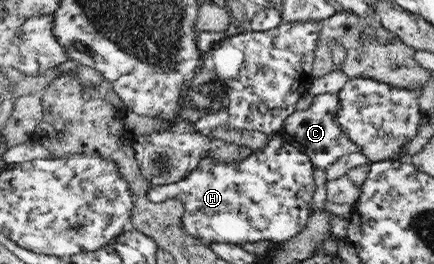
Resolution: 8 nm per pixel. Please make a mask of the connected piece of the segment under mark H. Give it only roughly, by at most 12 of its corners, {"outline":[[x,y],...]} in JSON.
{"outline":[[272,135],[152,186],[204,244],[282,244],[313,215],[308,154]]}

